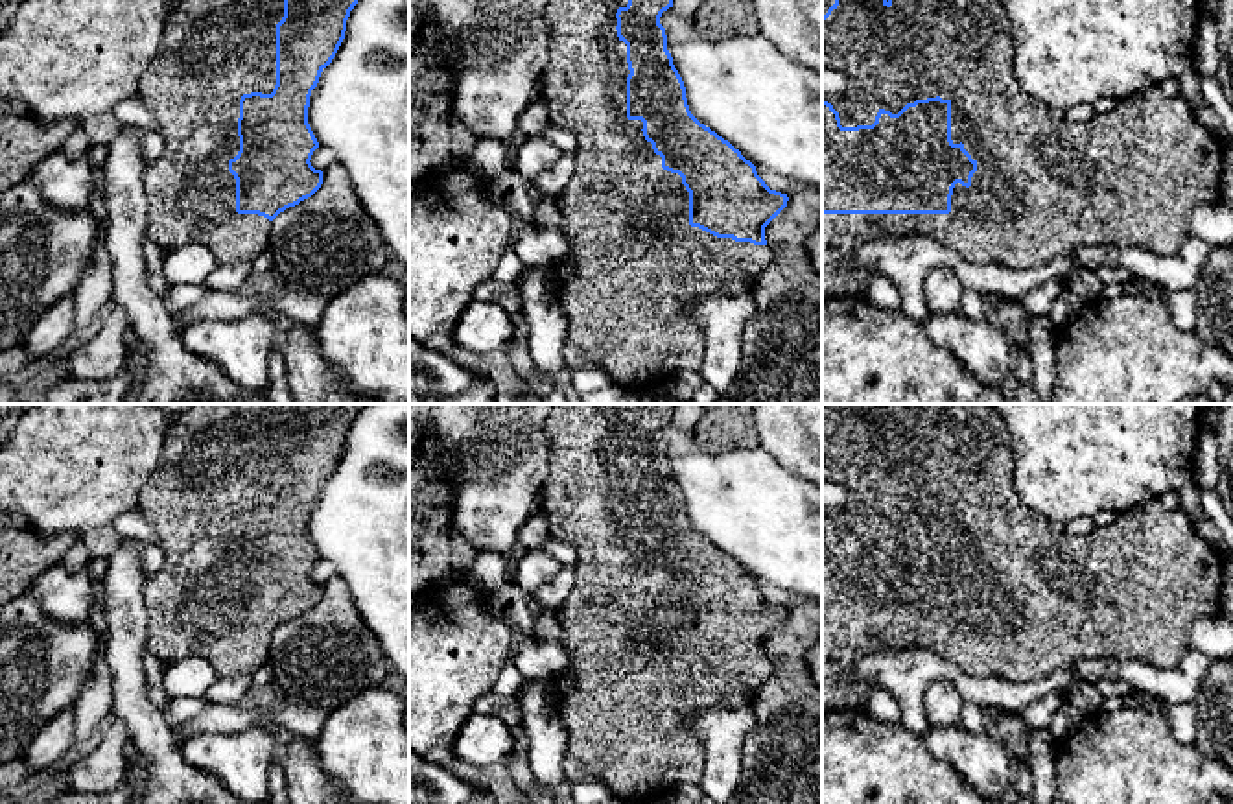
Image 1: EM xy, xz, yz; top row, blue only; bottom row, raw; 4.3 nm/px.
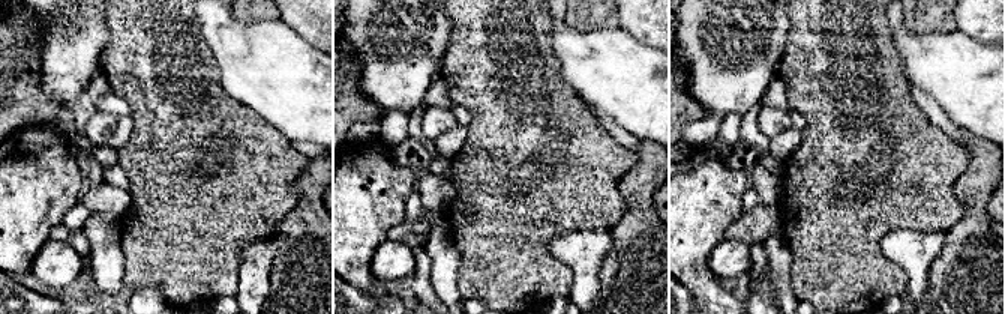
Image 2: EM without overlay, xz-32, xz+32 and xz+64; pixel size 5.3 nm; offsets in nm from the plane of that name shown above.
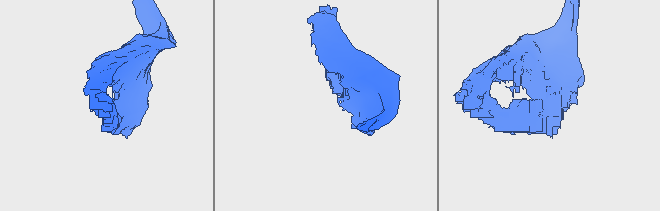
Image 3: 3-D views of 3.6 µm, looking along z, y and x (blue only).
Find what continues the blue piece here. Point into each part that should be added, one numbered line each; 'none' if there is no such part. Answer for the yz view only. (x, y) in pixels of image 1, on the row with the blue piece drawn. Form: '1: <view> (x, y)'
1: yz (1042, 189)

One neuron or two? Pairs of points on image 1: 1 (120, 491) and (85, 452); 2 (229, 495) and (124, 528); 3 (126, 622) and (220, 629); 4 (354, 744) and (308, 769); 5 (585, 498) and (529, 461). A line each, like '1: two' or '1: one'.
1: one
2: two
3: two
4: two
5: two

